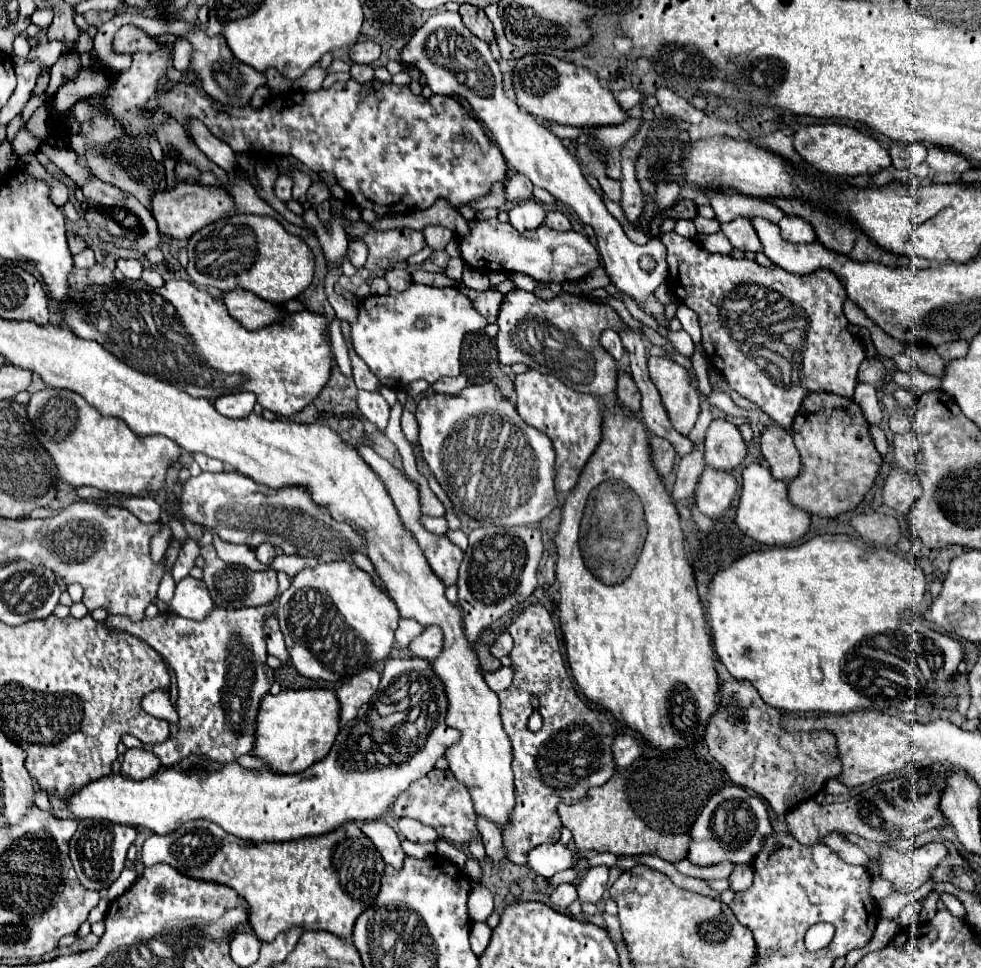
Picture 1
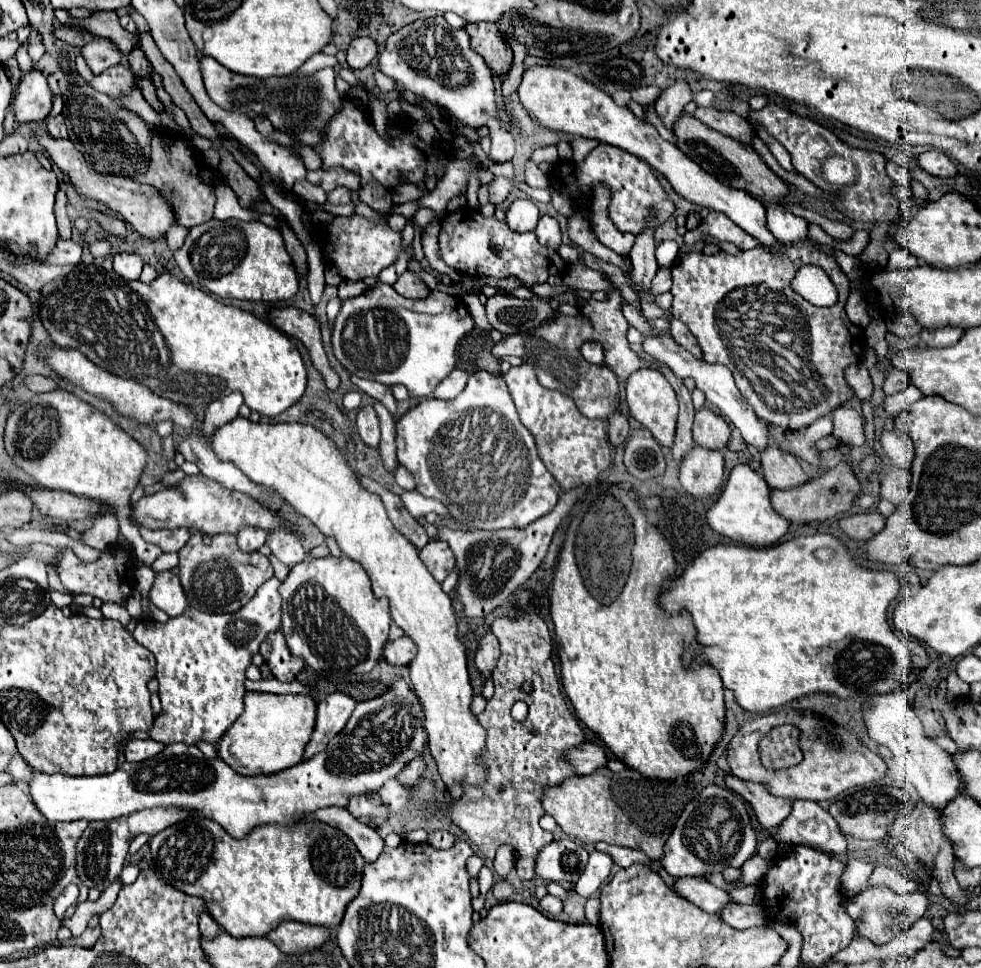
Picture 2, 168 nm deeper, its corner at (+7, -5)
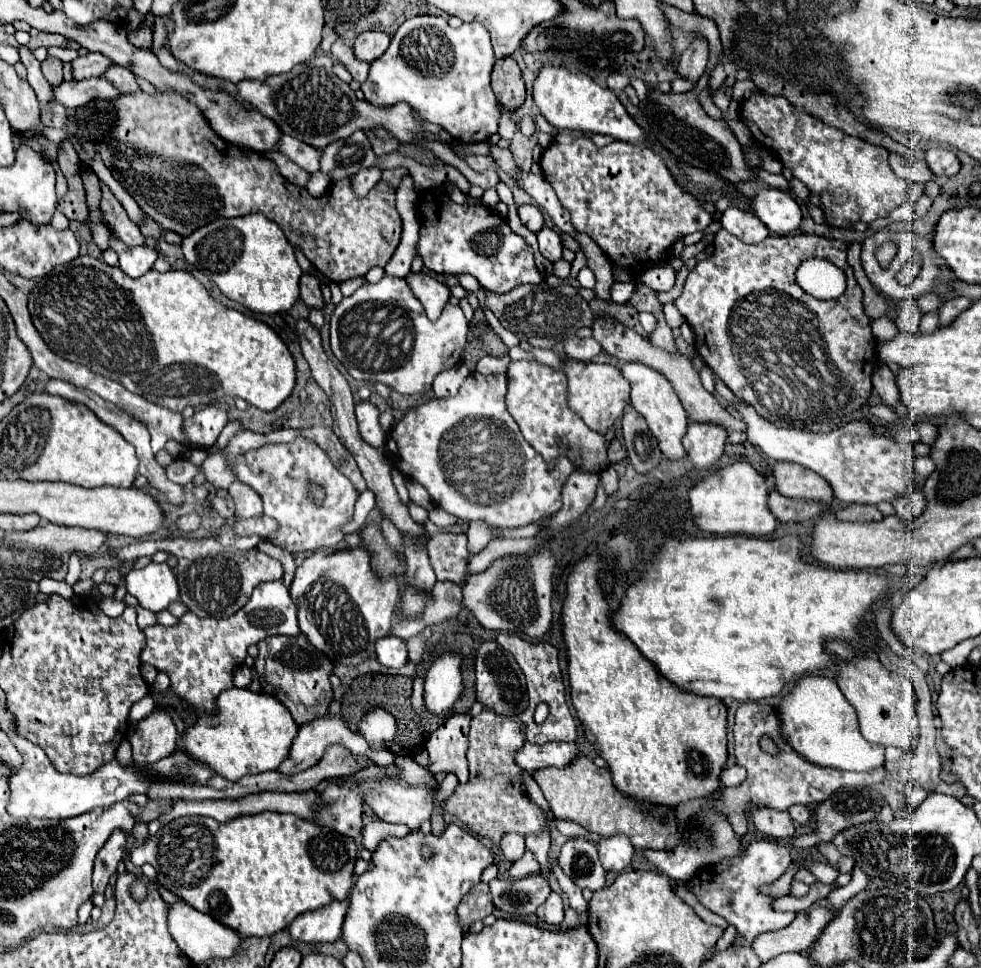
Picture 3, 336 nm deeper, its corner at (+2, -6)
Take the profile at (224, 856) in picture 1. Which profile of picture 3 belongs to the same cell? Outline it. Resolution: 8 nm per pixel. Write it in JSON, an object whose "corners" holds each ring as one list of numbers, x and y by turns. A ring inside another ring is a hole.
{"corners":[[258,812,226,824,220,824,214,818,180,816,164,824,154,836,134,848,130,852,130,860,134,866,142,866,146,862,152,864,158,872,158,882,166,890,248,938,272,936,274,932,288,928,296,916,322,908,332,898,344,900,352,888,356,844,348,836,290,814]]}

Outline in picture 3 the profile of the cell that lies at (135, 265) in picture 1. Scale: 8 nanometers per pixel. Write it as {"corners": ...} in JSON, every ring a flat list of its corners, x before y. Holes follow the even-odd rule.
{"corners":[[110,236,110,248,114,248,118,252,118,256,120,256,120,268,130,278,140,278,142,274,146,274,154,266,154,262,158,258,158,252,154,248,148,248,148,246,128,248,116,236]]}

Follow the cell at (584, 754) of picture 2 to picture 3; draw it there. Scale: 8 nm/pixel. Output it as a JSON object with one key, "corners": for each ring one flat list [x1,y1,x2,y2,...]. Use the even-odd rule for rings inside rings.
{"corners":[[526,742,514,756,518,760,518,766,526,772,534,772,538,768,564,768,570,764,572,758,576,758,580,752,574,744,566,742,550,742,550,744,530,744]]}

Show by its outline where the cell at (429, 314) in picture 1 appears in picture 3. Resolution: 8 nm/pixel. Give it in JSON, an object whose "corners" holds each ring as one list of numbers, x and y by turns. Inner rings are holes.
{"corners":[[384,274,384,278,376,284,364,282,352,296,342,298,342,302,334,308,330,318,330,346,334,356,348,370,348,374,358,382,388,384,394,392,400,392,400,394,428,392,432,386,432,380,442,370,452,368,460,362,462,350,468,340,466,334,468,334,468,322,464,318,462,308,446,304,440,318,432,322,428,320,420,300,414,296,408,282,404,278,396,278,388,274]]}

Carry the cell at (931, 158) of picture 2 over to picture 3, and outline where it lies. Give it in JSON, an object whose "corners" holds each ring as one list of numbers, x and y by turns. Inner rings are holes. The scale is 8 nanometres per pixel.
{"corners":[[928,148,926,162,928,162,930,170,940,178,956,176,960,170,960,160,956,158,956,154,952,150,946,150,946,148]]}

